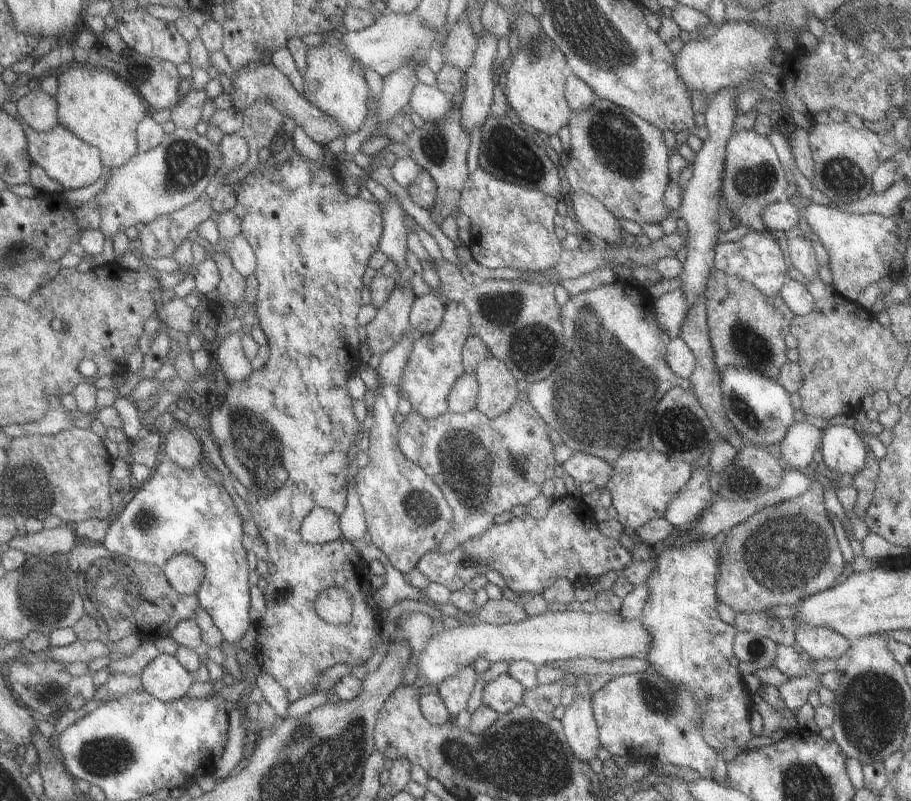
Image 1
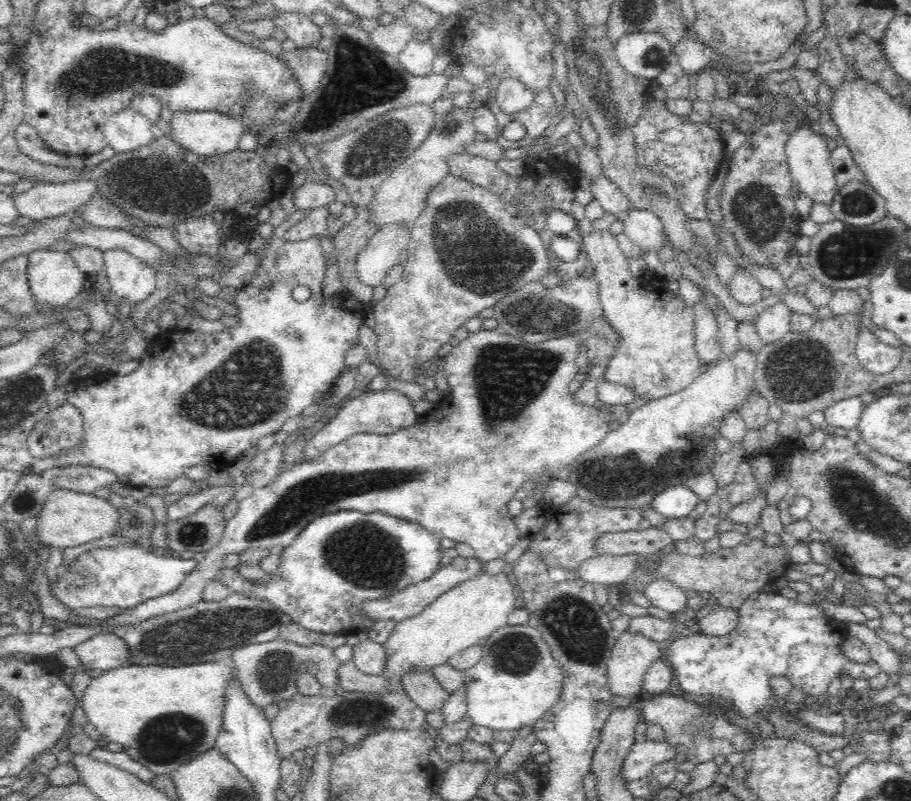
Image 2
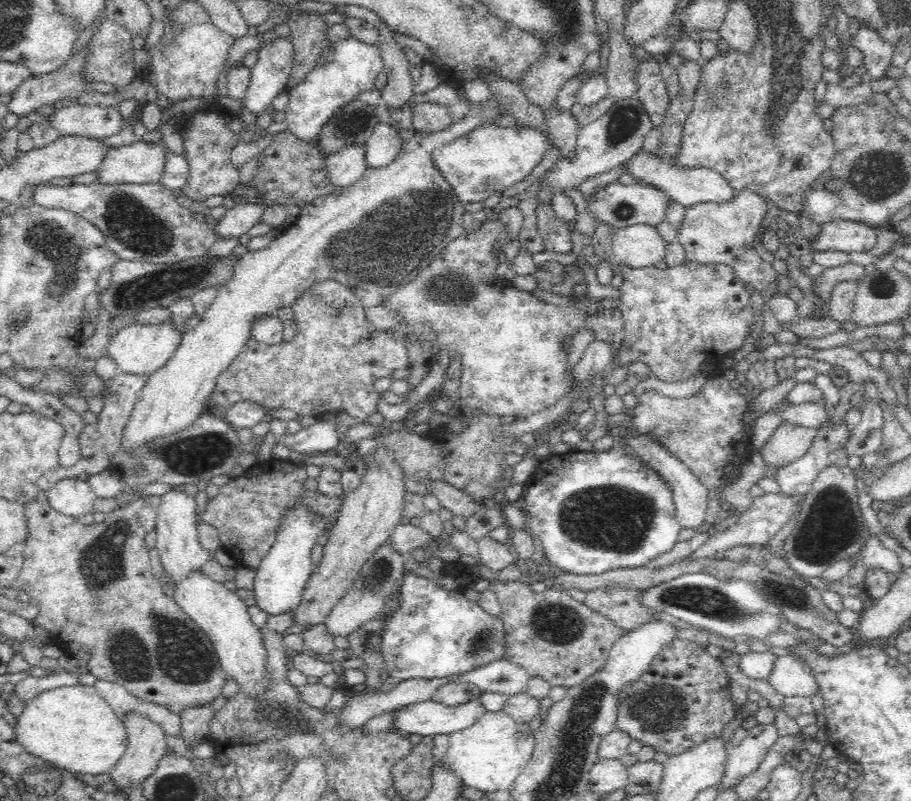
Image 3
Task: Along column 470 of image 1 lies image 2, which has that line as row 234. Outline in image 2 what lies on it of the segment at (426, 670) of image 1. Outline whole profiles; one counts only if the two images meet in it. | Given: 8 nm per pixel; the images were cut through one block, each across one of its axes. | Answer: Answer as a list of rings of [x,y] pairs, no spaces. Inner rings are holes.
[[[631,209],[623,224],[623,234],[644,252],[657,252],[666,244],[665,227],[661,219],[650,210]]]

